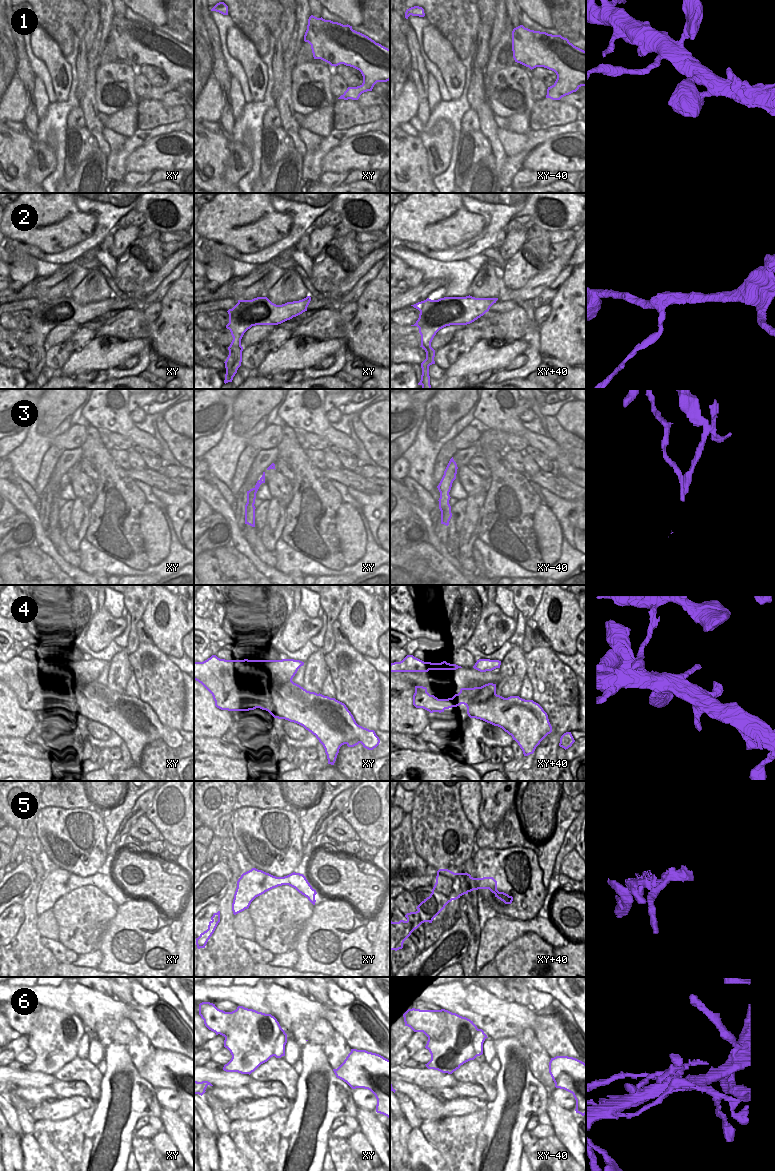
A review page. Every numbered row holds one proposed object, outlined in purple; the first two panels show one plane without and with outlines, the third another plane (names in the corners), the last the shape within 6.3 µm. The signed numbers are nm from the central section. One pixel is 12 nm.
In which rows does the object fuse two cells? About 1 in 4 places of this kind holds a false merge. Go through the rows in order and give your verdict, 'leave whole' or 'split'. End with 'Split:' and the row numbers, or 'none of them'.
1: leave whole
2: leave whole
3: split
4: leave whole
5: split
6: split
Split: 3, 5, 6

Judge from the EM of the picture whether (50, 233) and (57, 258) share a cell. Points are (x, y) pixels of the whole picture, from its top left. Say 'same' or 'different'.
different

